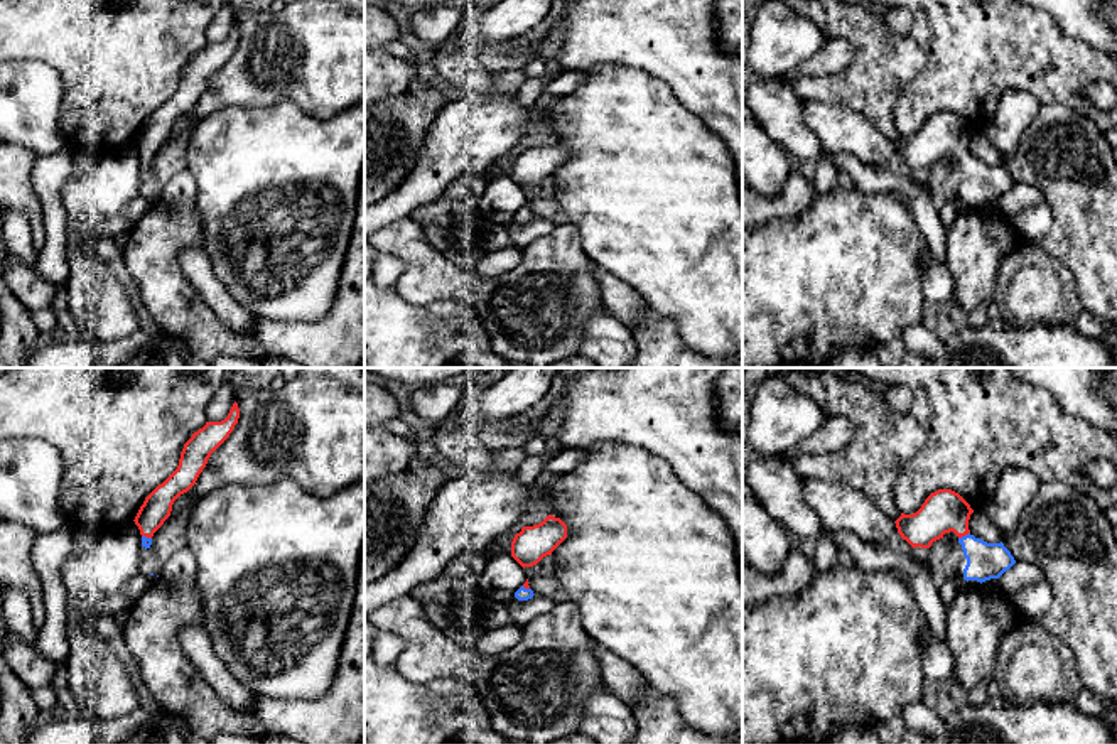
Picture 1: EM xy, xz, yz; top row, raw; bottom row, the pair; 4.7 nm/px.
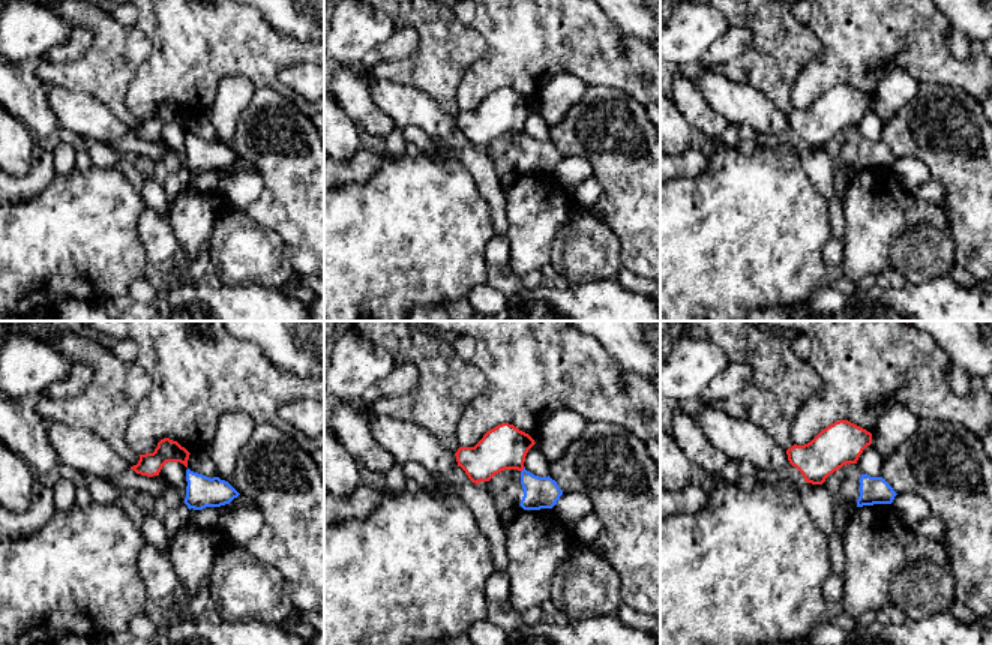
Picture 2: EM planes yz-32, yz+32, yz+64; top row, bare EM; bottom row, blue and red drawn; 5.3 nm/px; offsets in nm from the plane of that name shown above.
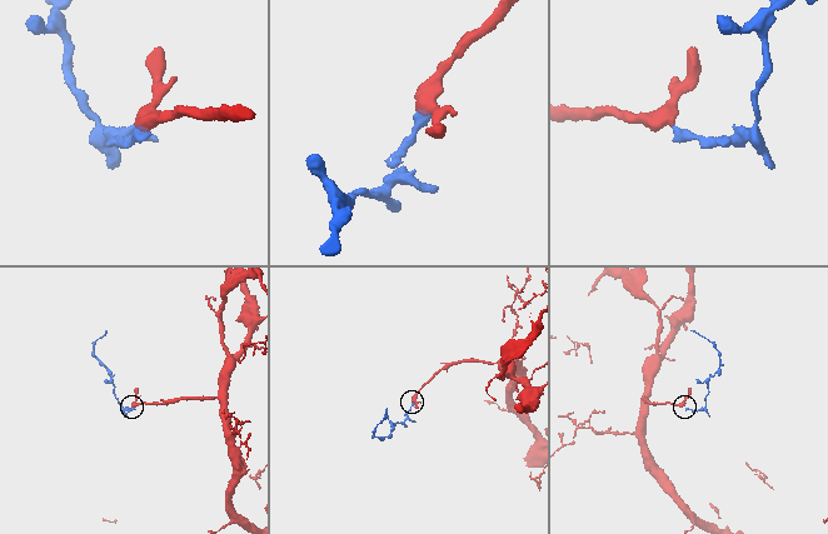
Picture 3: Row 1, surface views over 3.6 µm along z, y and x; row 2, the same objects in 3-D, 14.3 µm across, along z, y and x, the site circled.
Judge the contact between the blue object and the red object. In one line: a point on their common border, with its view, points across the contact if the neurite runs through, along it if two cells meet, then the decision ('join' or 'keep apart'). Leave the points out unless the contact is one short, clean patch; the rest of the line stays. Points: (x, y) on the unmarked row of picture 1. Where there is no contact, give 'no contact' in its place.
meets blue in yz at (965, 157); runs through yz (986, 183), (969, 166), (965, 157), (944, 134); join

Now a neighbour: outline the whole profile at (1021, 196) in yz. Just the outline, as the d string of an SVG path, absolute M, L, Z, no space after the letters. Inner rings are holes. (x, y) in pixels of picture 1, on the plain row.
M1016 184L1009 192L1001 199L1001 211L1007 216L1012 216L1029 206L1038 206L1043 202L1043 194L1036 186L1031 184Z

